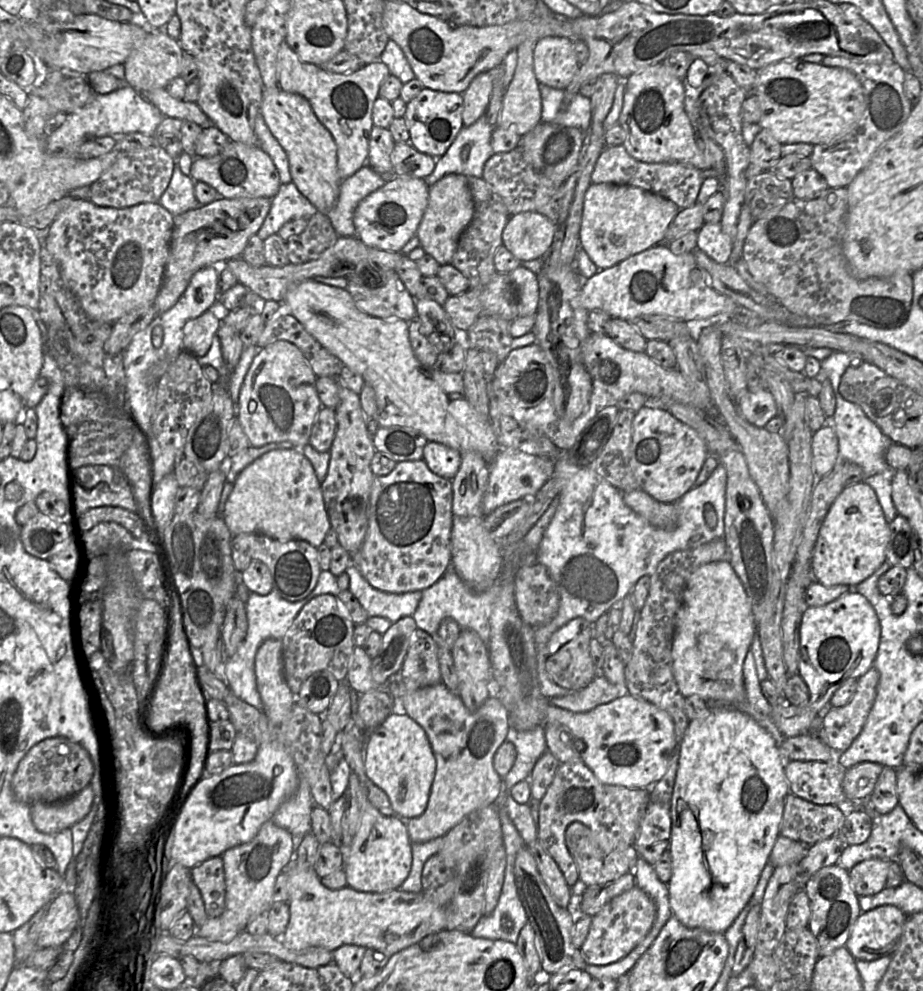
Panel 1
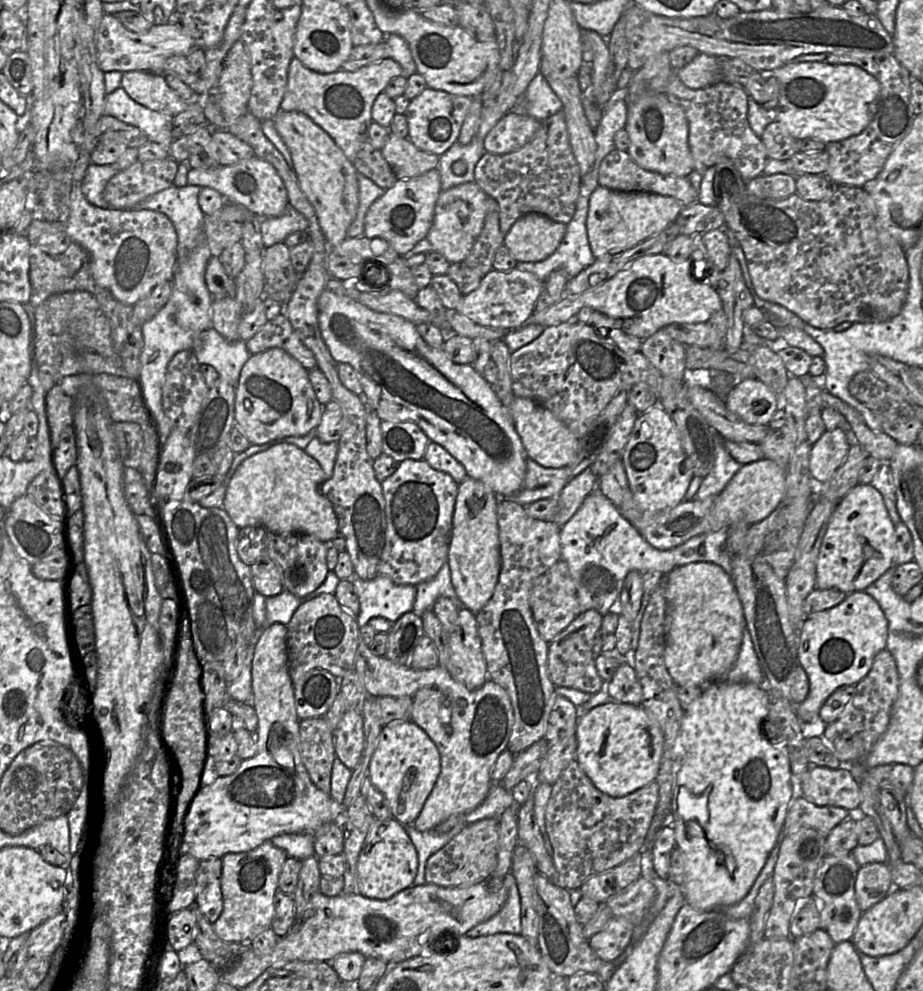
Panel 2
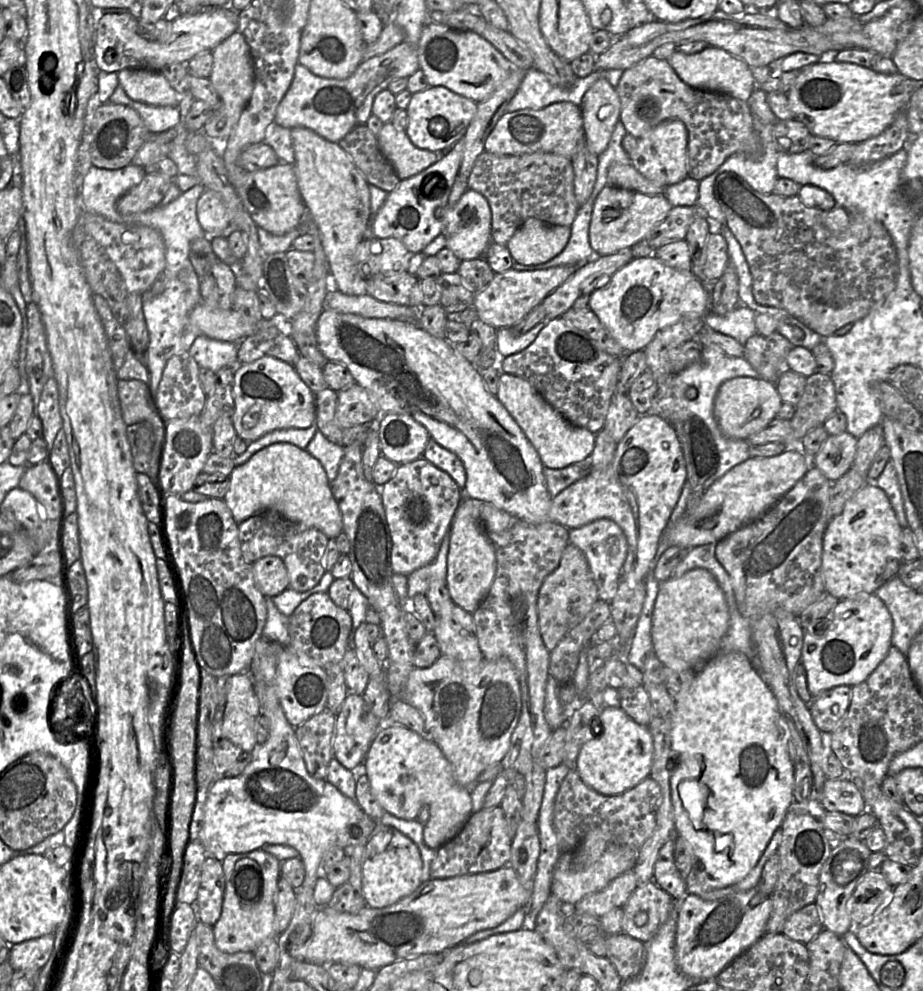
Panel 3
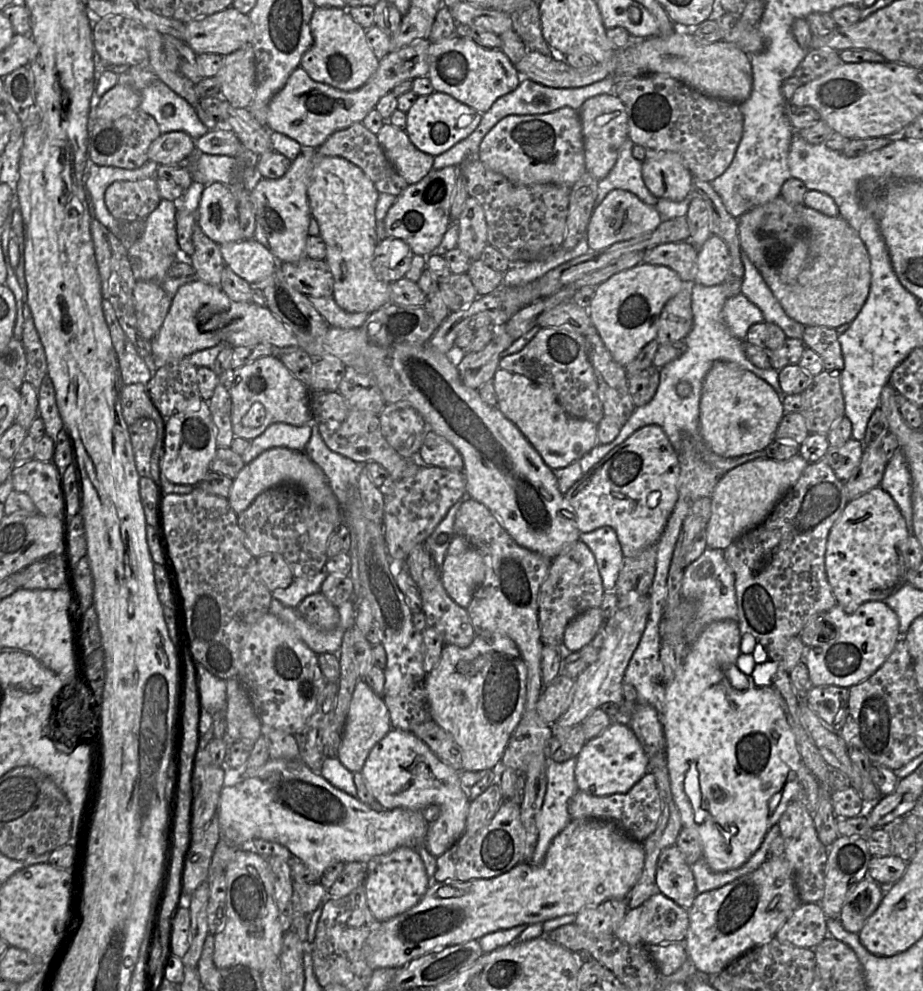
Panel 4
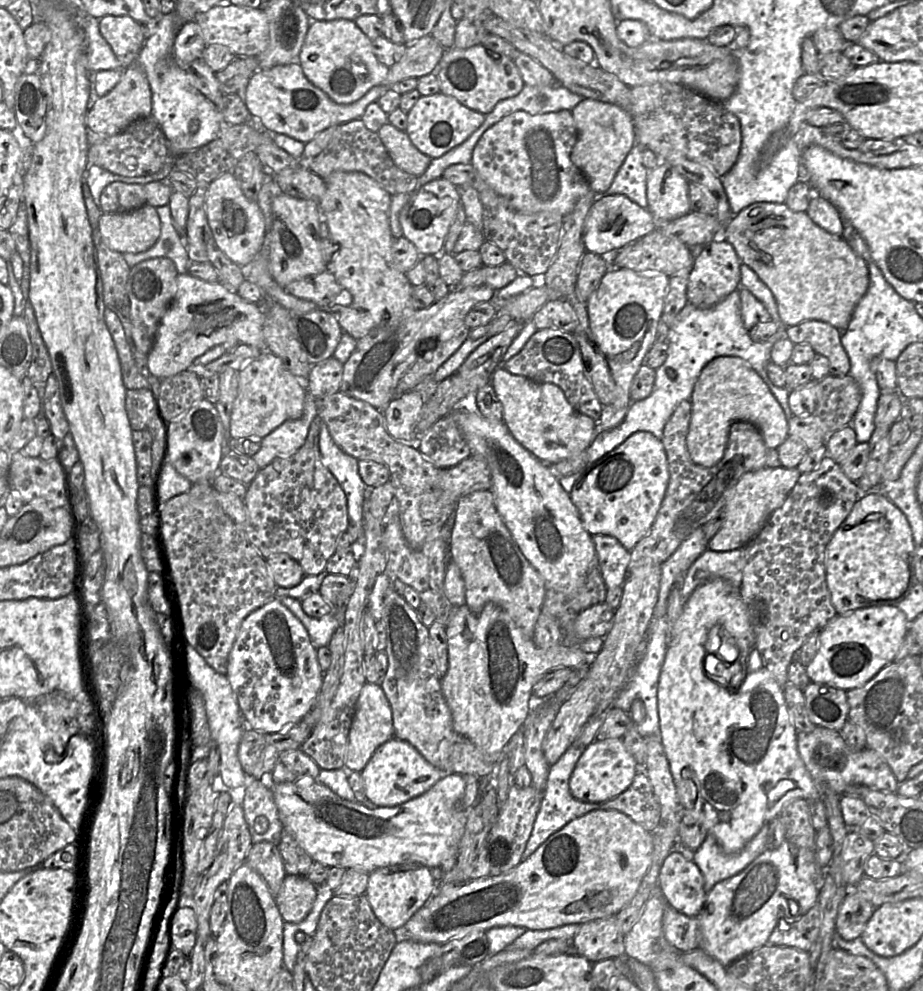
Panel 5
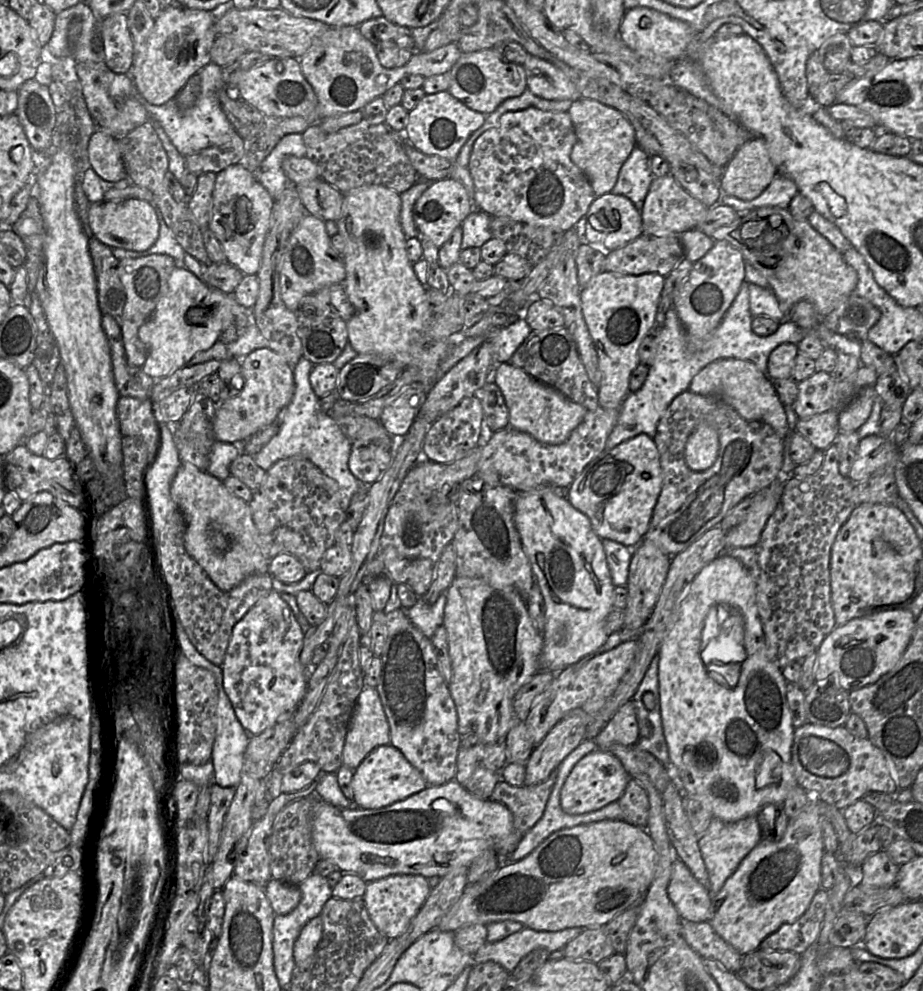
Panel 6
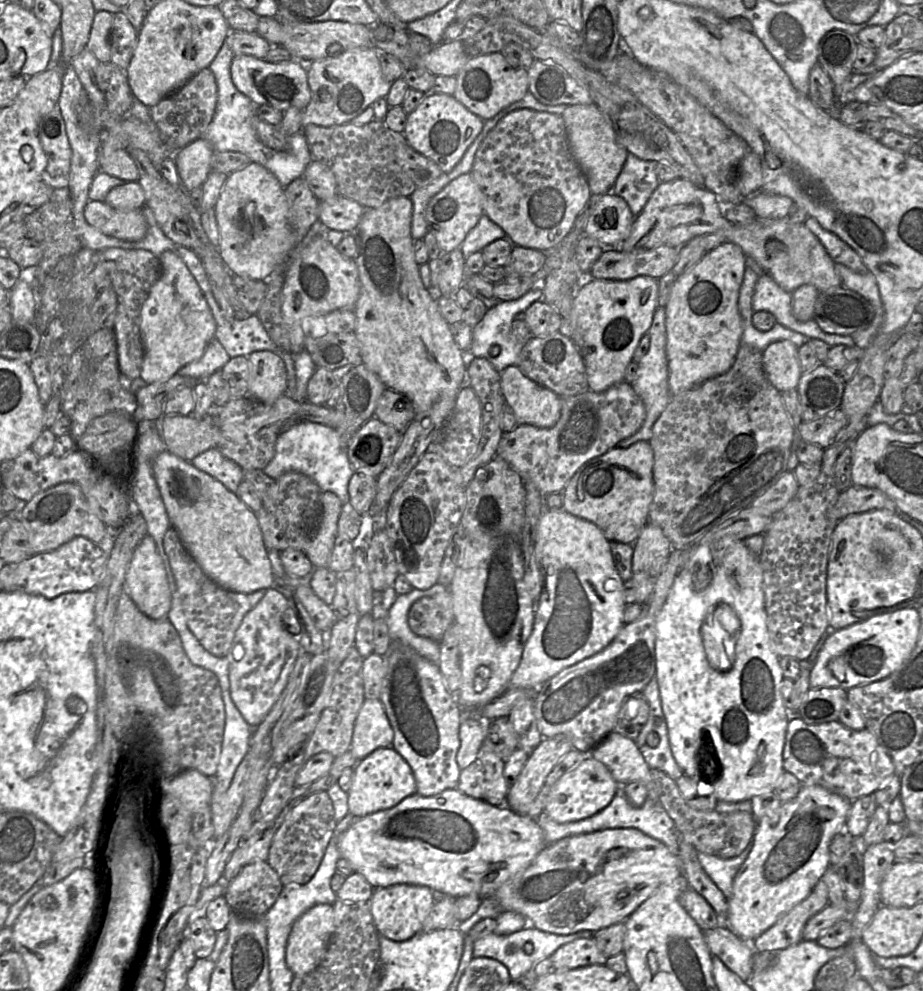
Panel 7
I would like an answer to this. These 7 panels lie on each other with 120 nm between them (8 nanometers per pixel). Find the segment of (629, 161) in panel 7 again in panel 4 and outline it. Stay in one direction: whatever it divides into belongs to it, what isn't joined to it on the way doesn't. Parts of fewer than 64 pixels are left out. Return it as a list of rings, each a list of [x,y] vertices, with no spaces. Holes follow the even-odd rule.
[[[628,137],[621,147],[618,159],[608,175],[598,182],[598,195],[595,205],[598,206],[613,189],[622,189],[635,194],[644,203],[655,206],[655,197],[644,183],[642,161],[632,154],[634,143]]]

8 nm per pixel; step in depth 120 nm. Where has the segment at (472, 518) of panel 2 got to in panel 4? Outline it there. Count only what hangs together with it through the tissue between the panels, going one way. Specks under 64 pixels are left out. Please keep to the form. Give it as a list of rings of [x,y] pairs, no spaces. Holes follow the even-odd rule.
[[[454,535],[440,577],[447,594],[467,609],[476,588],[485,578],[483,558],[463,537]]]

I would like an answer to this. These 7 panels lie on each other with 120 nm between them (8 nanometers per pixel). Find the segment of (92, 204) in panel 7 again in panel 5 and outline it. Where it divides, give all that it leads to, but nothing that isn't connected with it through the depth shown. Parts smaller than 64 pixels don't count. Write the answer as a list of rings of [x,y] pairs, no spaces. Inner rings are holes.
[[[150,204],[130,212],[103,212],[98,229],[105,244],[120,253],[140,253],[150,249],[161,234],[161,221]]]

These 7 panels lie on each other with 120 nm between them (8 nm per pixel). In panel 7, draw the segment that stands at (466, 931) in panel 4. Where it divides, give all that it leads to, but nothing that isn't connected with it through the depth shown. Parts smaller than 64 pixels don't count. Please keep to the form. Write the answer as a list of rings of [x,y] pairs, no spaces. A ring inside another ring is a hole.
[[[613,828],[562,838],[547,844],[535,857],[529,866],[512,879],[504,883],[493,897],[498,901],[503,912],[513,911],[523,915],[528,924],[543,932],[556,935],[569,935],[580,931],[596,932],[611,925],[624,922],[646,899],[648,899],[660,886],[671,883],[682,875],[682,866],[678,855],[674,854],[665,844],[656,840],[636,828]]]

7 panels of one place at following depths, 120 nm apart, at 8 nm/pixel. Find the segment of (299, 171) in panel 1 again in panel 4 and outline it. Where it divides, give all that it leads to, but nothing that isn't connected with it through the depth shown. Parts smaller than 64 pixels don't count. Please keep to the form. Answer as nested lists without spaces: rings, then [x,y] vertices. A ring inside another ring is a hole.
[[[316,152],[307,189],[312,217],[319,226],[319,236],[326,245],[325,262],[334,277],[333,298],[337,305],[350,313],[373,313],[390,303],[389,284],[377,278],[372,259],[379,244],[376,233],[375,210],[379,192],[364,171],[350,161],[338,156],[323,156]]]

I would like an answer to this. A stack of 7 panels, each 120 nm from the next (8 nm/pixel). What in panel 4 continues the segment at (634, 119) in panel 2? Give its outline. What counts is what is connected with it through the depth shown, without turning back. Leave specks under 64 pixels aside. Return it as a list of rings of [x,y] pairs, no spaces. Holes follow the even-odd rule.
[[[658,152],[642,161],[642,177],[650,192],[657,198],[682,201],[695,193],[694,177],[680,154]]]

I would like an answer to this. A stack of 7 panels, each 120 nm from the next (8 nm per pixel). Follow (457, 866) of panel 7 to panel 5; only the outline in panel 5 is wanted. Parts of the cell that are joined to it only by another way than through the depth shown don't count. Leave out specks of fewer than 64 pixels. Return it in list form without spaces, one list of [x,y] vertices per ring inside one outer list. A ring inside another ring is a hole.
[[[443,774],[443,777],[422,795],[397,806],[377,808],[342,799],[317,779],[309,776],[293,782],[272,784],[270,789],[283,828],[295,838],[314,862],[326,867],[371,873],[379,868],[406,863],[421,864],[433,869],[441,867],[450,857],[456,857],[467,823],[467,812],[462,807],[465,785],[463,775]]]

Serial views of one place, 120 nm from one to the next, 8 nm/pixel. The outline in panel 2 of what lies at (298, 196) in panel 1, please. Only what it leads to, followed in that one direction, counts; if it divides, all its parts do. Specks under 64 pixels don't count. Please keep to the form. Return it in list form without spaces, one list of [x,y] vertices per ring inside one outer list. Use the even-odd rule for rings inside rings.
[[[288,203],[282,214],[268,217],[261,222],[261,236],[266,248],[280,242],[295,231],[307,231],[308,221]]]

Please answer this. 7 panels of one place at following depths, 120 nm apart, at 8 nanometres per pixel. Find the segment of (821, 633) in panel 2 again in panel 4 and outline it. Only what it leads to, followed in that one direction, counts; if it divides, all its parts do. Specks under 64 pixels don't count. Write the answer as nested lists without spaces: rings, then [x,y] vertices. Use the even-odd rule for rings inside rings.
[[[868,601],[853,611],[846,611],[840,605],[824,611],[822,617],[834,625],[833,637],[817,646],[805,646],[803,662],[809,672],[813,686],[834,685],[850,688],[874,674],[892,653],[896,643],[901,638],[897,614],[884,601]]]

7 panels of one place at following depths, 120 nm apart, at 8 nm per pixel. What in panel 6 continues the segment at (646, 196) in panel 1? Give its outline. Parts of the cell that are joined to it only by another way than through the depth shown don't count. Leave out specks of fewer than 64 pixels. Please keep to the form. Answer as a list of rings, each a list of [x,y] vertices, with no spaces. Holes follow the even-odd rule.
[[[610,192],[596,197],[583,217],[583,241],[604,251],[618,249],[642,234],[641,211],[623,195]]]

